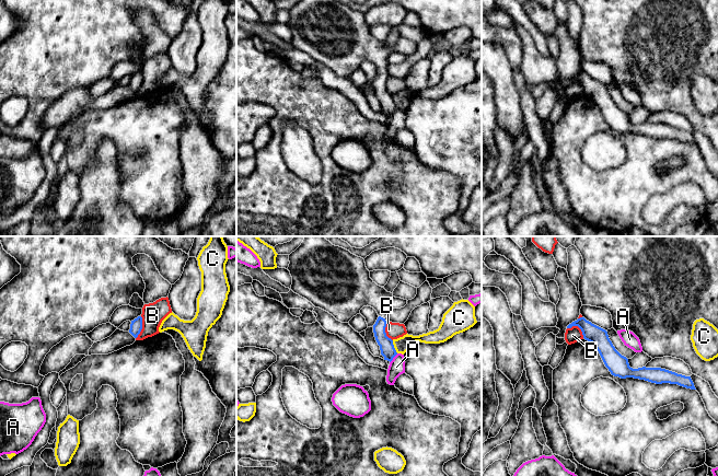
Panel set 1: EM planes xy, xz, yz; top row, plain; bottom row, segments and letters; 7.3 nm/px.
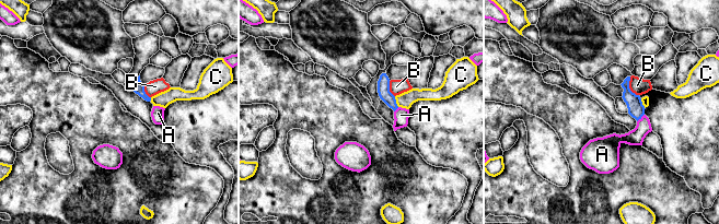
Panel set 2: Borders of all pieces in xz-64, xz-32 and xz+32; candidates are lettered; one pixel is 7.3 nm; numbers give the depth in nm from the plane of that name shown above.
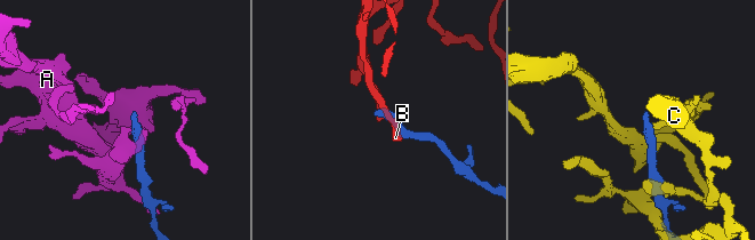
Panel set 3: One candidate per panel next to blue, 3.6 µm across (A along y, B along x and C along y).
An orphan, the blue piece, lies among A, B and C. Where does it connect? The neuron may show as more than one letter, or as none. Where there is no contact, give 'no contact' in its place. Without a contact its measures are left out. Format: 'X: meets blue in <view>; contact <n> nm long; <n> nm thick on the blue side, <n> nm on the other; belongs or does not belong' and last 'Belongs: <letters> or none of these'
A: meets blue in xz; contact 90 nm long; 110 nm thick on the blue side, 120 nm on the other; does not belong
B: meets blue in xy; contact 170 nm long; 90 nm thick on the blue side, 160 nm on the other; does not belong
C: meets blue in xz; contact 100 nm long; 110 nm thick on the blue side, 110 nm on the other; does not belong
Belongs: none of these

